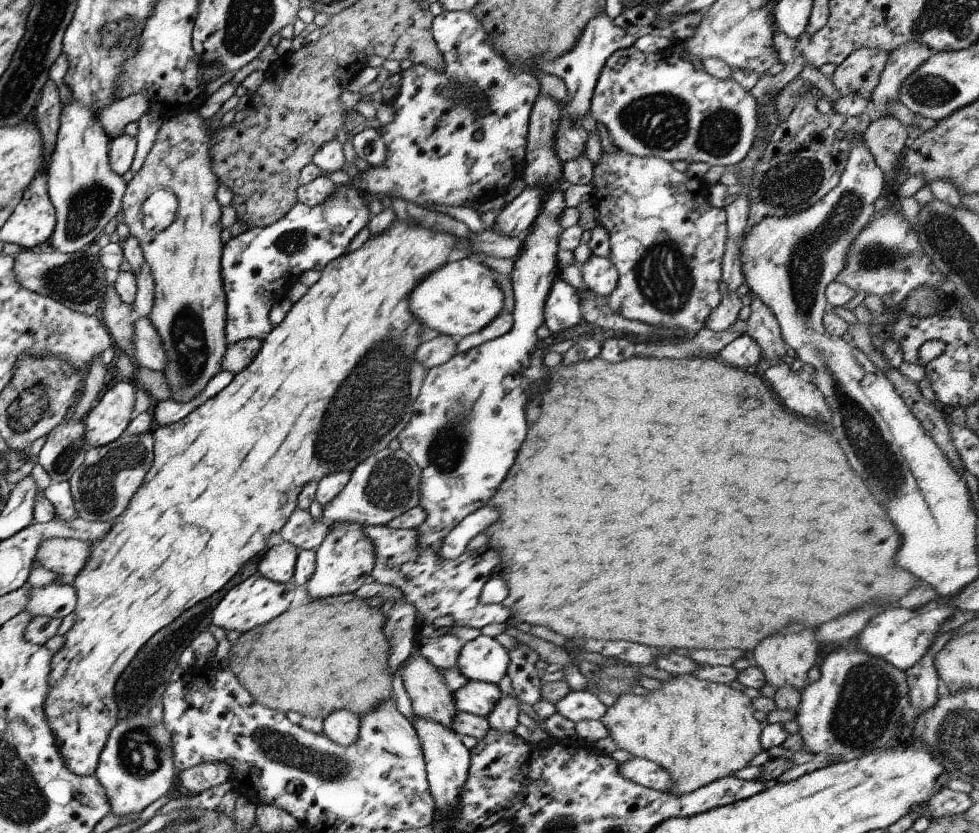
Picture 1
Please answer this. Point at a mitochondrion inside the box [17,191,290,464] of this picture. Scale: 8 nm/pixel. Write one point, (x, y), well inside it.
(187, 332)

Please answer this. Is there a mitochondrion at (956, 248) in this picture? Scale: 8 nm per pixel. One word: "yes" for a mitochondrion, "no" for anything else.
yes

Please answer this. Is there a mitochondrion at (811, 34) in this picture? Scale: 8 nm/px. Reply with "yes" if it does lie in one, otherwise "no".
no

